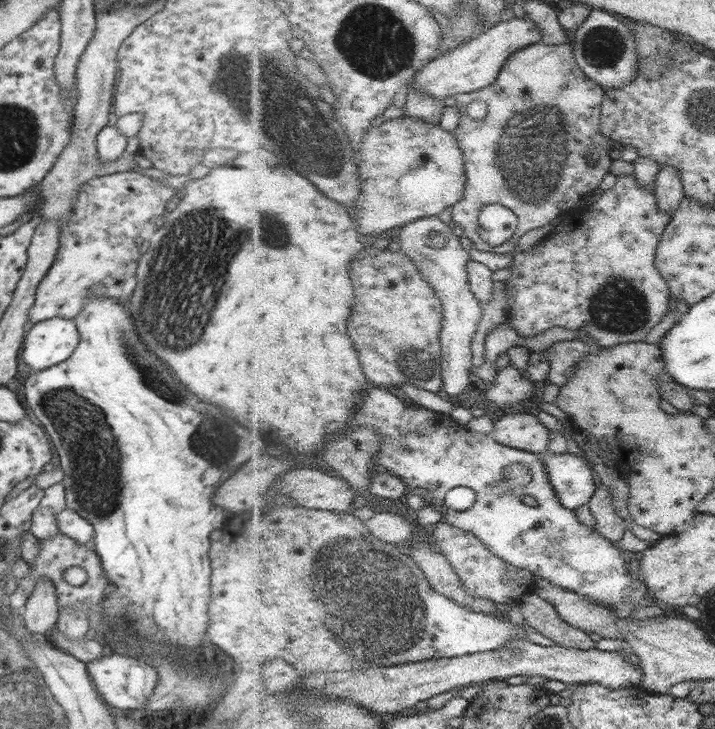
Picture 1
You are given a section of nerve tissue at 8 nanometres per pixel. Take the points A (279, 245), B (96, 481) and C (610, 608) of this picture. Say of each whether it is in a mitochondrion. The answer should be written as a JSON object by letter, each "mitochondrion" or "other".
{"A":"mitochondrion","B":"mitochondrion","C":"other"}

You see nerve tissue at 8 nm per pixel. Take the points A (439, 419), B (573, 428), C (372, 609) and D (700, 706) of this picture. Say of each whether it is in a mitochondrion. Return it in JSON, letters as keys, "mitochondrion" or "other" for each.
{"A":"other","B":"other","C":"mitochondrion","D":"other"}

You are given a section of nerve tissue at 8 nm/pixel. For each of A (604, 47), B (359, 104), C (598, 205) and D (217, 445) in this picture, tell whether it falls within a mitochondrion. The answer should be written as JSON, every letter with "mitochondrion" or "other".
{"A":"mitochondrion","B":"other","C":"other","D":"mitochondrion"}

